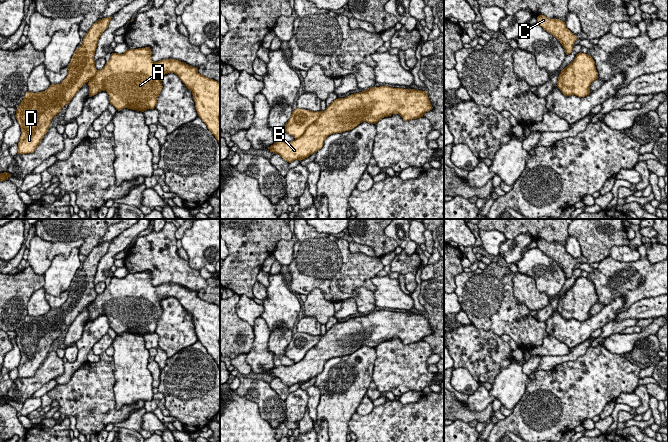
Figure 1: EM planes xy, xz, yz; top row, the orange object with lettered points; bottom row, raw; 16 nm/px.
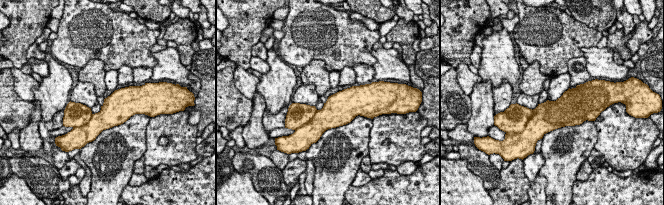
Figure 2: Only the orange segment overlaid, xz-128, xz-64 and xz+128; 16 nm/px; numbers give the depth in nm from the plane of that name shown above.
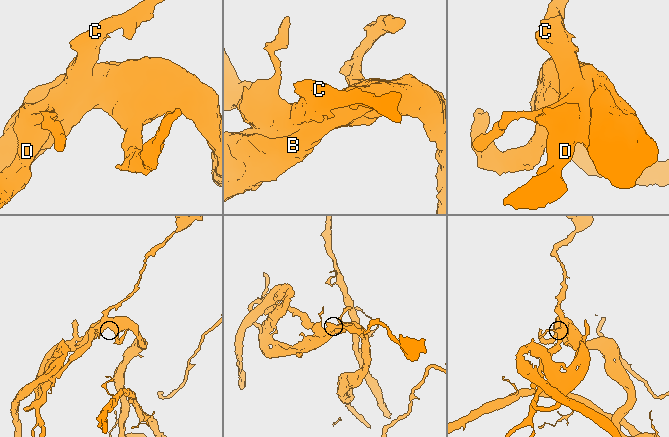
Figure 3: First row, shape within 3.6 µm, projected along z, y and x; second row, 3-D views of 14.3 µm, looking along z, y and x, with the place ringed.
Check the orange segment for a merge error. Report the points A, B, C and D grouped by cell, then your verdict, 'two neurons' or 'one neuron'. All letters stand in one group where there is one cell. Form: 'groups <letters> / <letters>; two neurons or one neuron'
groups A B / C D; two neurons

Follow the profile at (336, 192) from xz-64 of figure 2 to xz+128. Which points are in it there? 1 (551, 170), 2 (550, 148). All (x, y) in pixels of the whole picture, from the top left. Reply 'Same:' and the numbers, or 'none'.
Same: 1, 2

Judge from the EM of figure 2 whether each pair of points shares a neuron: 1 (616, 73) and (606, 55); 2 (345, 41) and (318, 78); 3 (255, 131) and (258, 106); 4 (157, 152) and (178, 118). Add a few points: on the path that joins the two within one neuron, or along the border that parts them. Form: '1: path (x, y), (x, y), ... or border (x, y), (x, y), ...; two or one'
1: path (612, 69), (606, 63), (606, 59); one
2: border (303, 68), (312, 60), (322, 60), (329, 72); two
3: path (255, 125), (258, 112); one
4: path (168, 150), (178, 140), (178, 129); one

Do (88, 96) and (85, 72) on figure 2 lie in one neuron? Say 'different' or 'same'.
same

